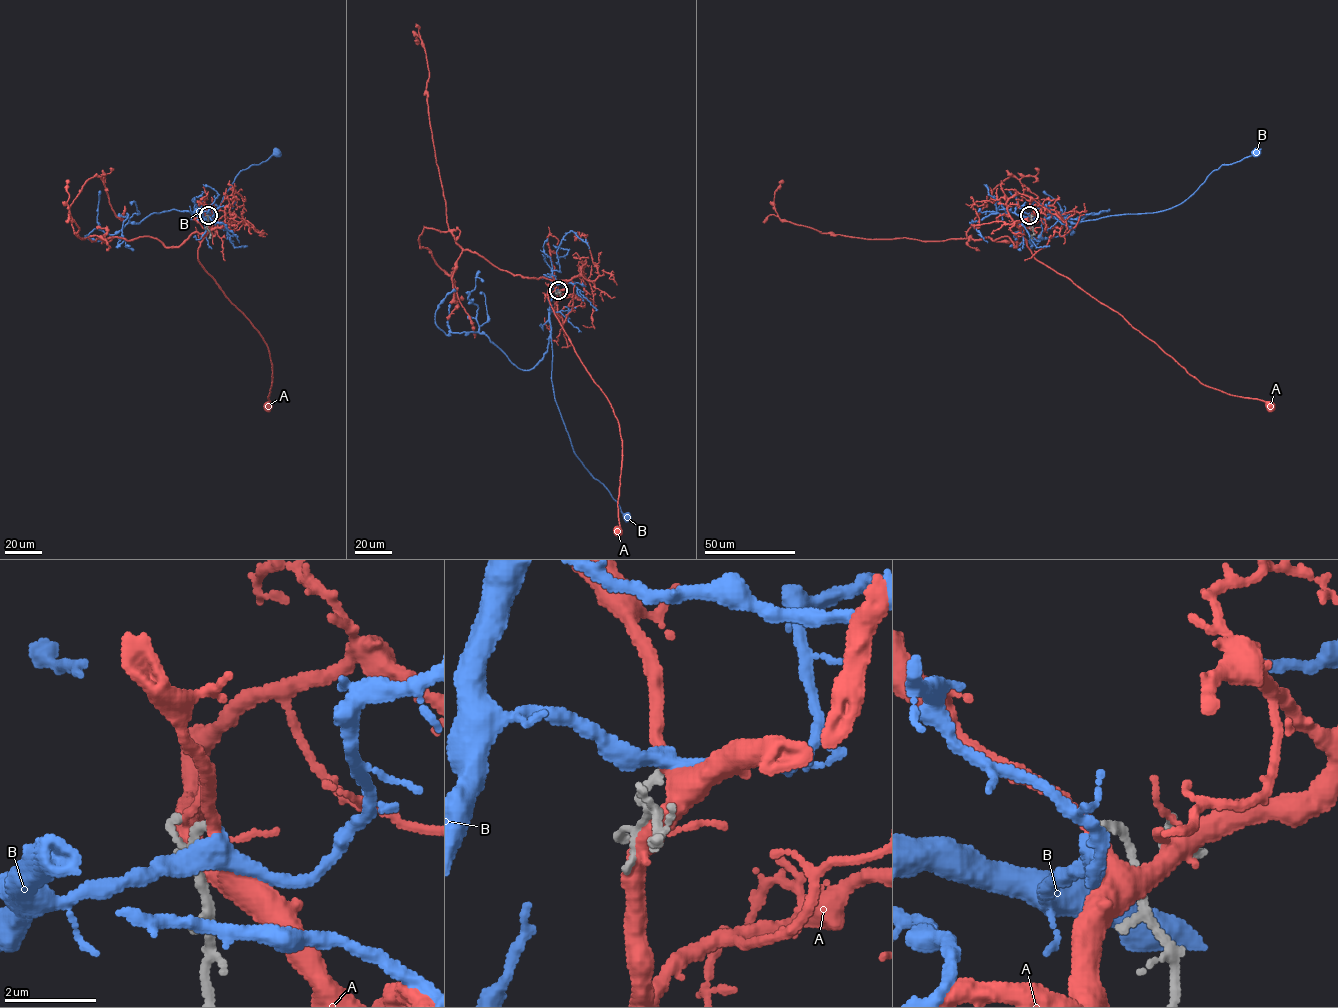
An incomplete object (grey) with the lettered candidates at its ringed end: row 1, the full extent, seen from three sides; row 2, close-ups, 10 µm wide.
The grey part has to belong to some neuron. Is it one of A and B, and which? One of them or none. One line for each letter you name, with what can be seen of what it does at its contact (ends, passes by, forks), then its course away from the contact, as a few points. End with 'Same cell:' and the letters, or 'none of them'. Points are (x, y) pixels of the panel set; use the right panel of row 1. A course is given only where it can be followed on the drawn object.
B: it passes by; course (1029, 215), (1035, 219), (1082, 221), (1157, 212), (1185, 201), (1223, 165), (1255, 153)
Same cell: B

